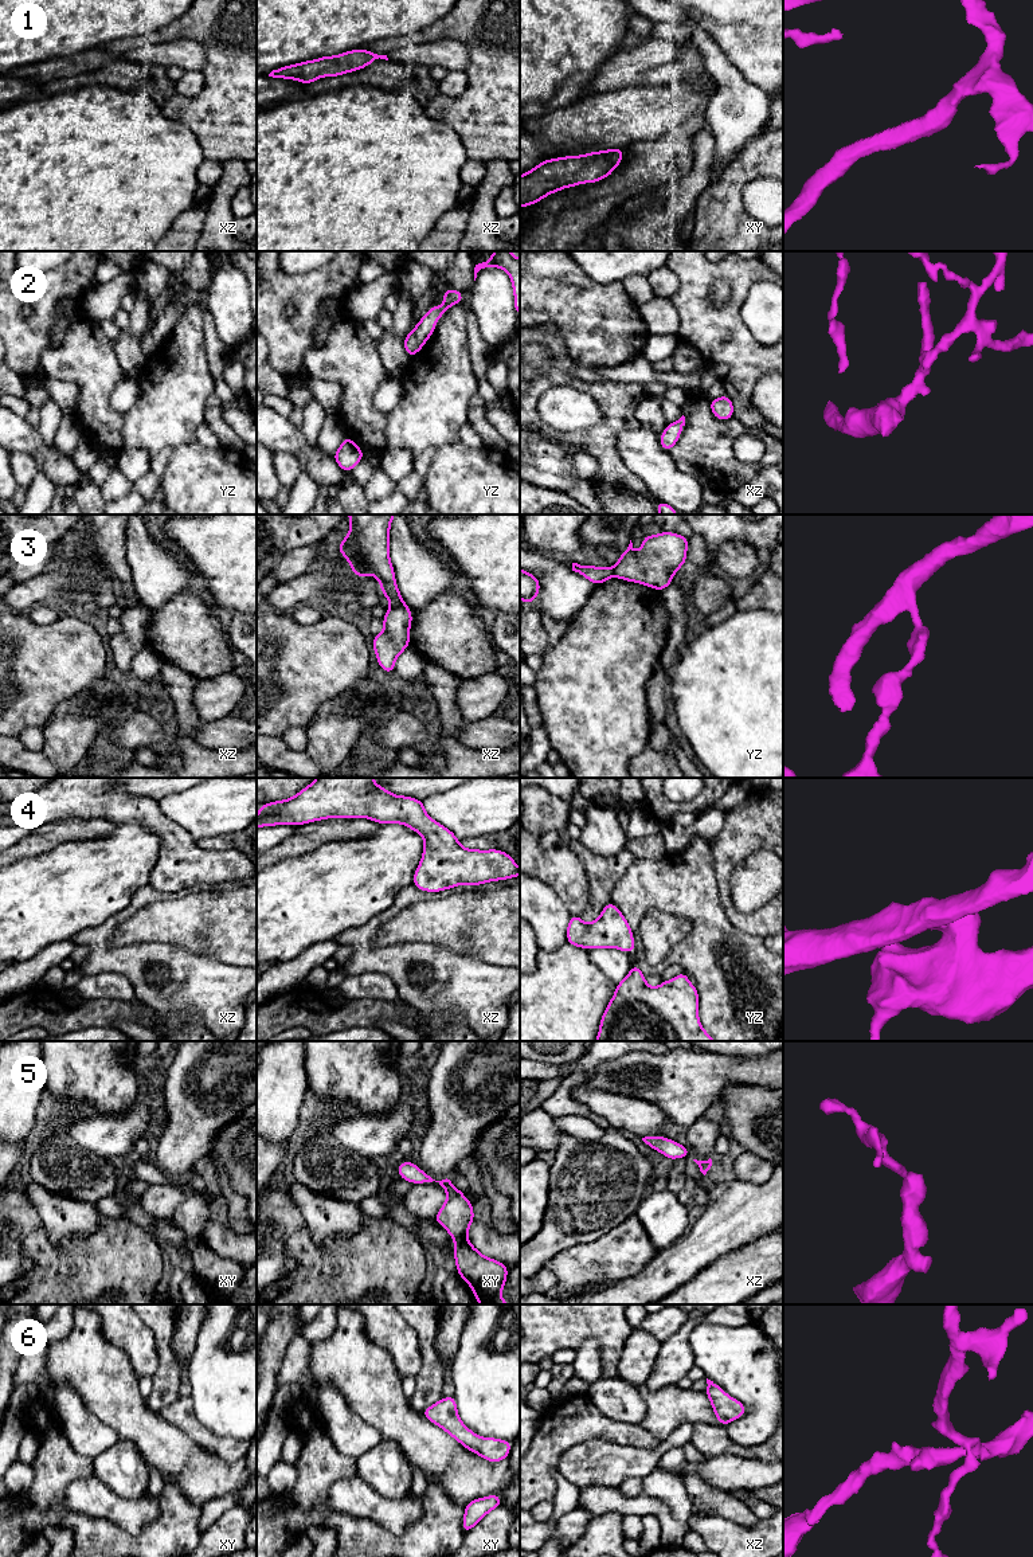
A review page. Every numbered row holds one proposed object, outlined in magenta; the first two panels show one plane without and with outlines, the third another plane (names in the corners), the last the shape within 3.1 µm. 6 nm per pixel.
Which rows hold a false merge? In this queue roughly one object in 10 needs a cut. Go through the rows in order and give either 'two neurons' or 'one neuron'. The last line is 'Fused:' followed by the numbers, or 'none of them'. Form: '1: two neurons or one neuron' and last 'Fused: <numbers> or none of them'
1: one neuron
2: one neuron
3: two neurons
4: one neuron
5: one neuron
6: one neuron
Fused: 3

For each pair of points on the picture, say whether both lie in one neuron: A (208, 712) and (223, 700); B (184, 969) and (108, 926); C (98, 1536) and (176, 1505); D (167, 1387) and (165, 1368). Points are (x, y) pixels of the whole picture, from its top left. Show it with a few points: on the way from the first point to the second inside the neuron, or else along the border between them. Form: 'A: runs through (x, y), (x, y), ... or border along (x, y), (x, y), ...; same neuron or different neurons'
A: runs through (212, 708), (219, 701); same neuron
B: runs through (161, 961), (124, 959), (113, 949); same neuron
C: runs through (118, 1542), (144, 1542), (161, 1525); same neuron
D: runs through (167, 1383), (167, 1372); same neuron

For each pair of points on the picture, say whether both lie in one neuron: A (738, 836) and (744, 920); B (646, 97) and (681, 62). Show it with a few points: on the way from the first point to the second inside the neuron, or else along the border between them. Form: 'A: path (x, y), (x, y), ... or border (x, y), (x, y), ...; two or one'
A: path (726, 857), (724, 896), (727, 903); one
B: border (683, 78), (629, 87); two

